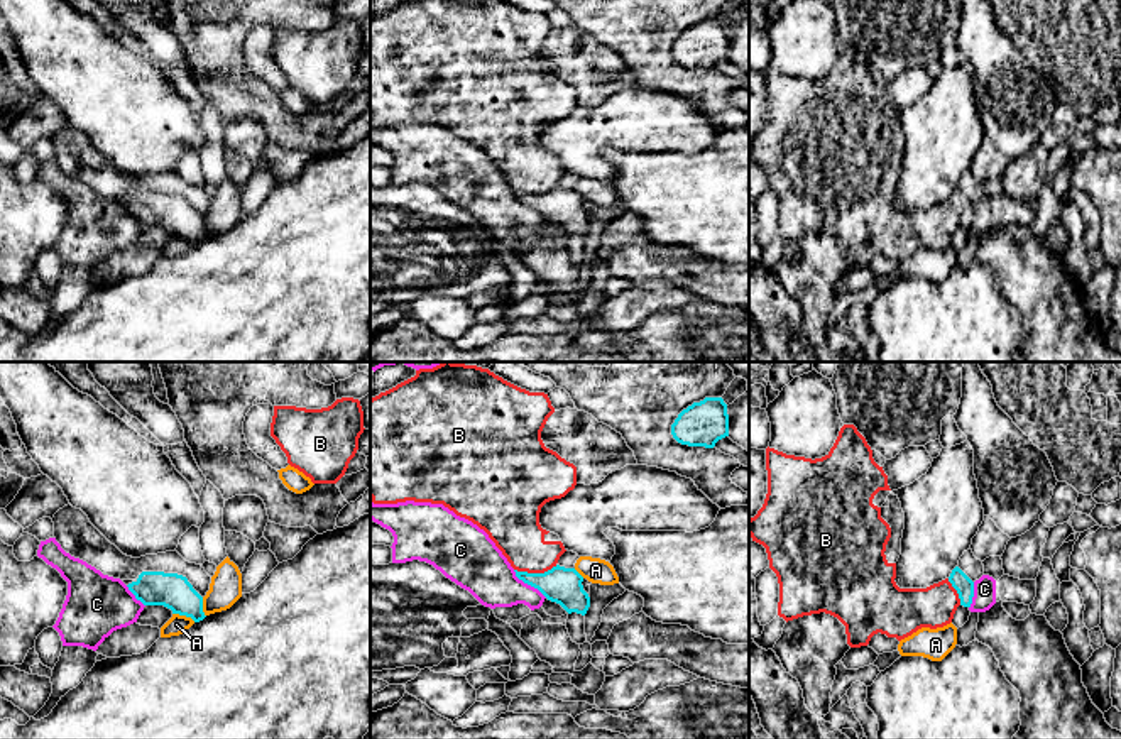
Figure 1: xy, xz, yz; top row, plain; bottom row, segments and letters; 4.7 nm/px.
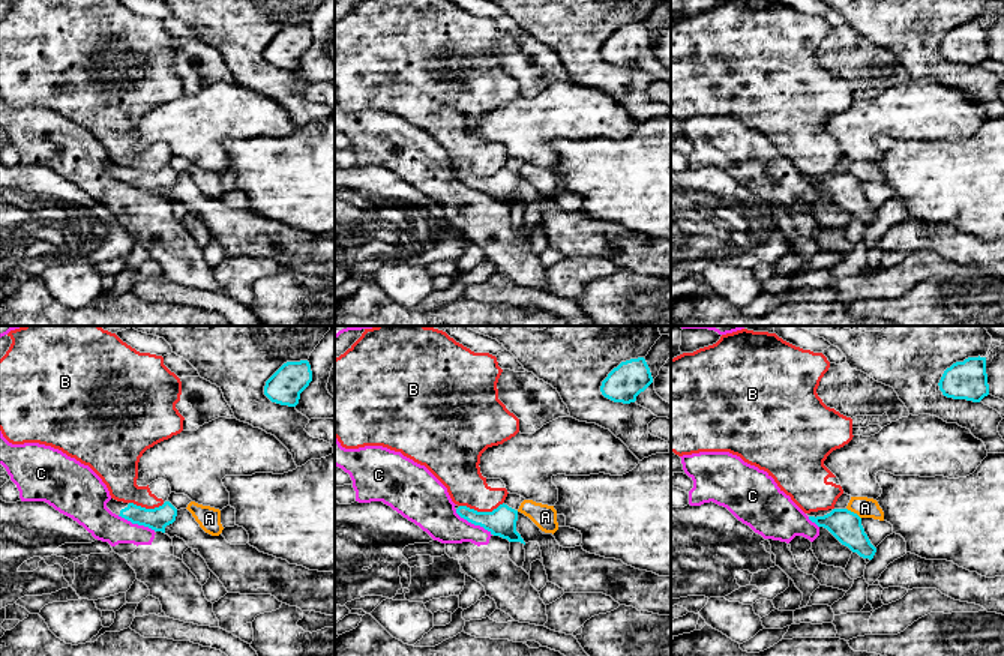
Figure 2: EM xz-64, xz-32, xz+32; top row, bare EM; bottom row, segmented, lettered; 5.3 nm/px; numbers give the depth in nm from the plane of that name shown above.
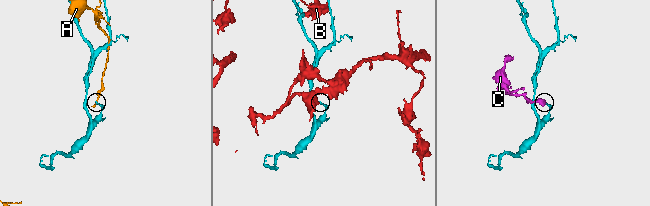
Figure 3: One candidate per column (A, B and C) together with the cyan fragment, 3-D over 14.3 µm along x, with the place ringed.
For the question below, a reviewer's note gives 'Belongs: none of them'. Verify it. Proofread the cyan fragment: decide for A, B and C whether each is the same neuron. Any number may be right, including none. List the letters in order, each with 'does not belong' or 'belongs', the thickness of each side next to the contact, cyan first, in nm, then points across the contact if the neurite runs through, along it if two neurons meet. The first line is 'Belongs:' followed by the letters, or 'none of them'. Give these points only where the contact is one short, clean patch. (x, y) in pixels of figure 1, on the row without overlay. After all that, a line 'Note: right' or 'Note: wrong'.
Belongs: none of them
A: does not belong; calibres 170 and 90 nm
B: does not belong; calibres 180 and 240 nm; border xz (557, 186), (543, 193), (514, 191)
C: does not belong; calibres 180 and 240 nm; border xz (513, 191), (546, 218)
Note: right

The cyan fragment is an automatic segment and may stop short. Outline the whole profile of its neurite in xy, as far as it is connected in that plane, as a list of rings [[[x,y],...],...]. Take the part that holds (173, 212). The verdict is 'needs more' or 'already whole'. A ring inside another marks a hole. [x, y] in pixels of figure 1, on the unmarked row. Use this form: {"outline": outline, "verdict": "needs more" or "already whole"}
{"outline": [[[142,193],[127,206],[144,227],[164,227],[172,235],[203,242],[203,218],[193,210],[186,198],[164,193]]], "verdict": "already whole"}

